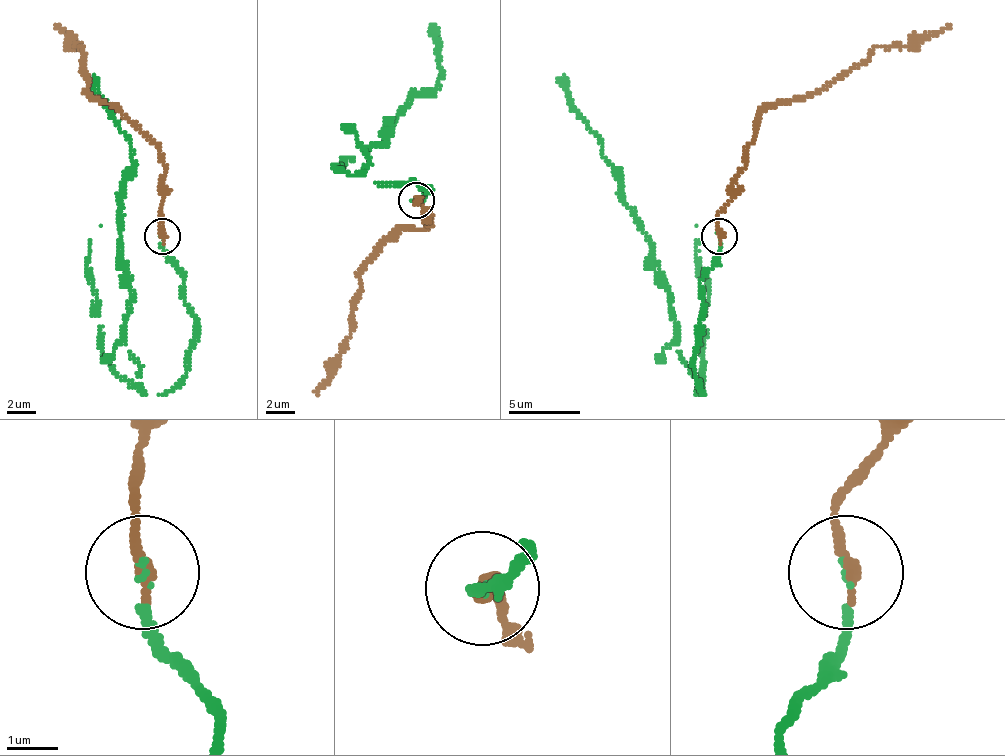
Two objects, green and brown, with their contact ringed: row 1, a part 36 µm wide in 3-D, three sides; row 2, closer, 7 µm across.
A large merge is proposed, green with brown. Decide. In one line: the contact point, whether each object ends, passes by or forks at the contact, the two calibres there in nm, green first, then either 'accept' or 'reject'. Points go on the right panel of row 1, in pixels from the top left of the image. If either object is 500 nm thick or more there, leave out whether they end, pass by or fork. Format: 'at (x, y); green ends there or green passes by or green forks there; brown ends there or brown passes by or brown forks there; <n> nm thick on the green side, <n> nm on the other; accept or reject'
at (719, 236); green ends there; brown ends there; 60 nm thick on the green side, 260 nm on the other; accept

